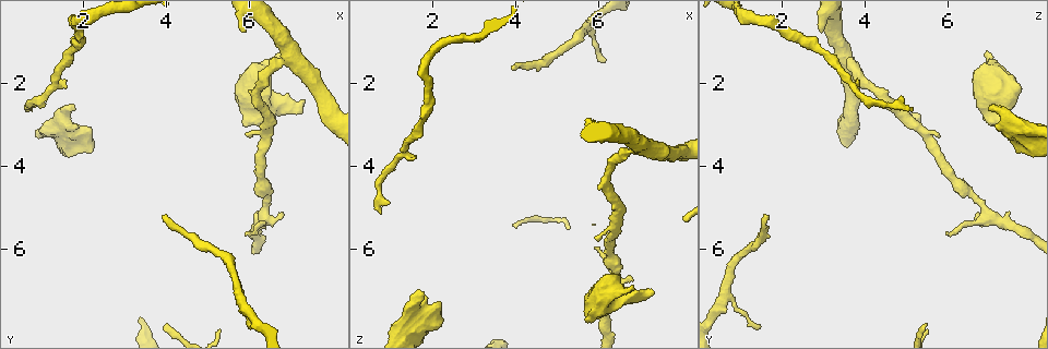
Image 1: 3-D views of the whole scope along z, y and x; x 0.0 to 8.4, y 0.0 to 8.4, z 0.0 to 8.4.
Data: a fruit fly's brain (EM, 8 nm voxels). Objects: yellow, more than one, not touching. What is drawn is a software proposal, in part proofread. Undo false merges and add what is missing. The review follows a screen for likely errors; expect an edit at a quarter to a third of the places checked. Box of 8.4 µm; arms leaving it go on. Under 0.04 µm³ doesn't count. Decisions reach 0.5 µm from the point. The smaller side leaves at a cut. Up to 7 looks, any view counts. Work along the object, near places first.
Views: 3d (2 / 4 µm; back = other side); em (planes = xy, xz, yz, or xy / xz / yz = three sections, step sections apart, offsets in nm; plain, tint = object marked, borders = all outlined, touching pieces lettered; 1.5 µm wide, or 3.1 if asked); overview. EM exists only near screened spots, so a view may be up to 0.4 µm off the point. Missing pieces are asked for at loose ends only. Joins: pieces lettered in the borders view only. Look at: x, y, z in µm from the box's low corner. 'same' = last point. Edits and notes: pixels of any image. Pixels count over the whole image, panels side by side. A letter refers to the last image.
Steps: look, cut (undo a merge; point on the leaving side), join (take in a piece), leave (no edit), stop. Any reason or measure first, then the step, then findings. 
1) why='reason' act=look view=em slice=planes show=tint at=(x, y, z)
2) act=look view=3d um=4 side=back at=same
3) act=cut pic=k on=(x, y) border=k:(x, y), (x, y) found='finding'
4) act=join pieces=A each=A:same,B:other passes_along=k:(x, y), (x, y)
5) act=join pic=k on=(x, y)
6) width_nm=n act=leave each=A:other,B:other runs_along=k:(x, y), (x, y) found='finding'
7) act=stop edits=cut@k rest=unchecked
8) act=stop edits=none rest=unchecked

why='long arm stops here' act=look view=em slice=planes show=borders at=(3.90, 5.25, 1.60)

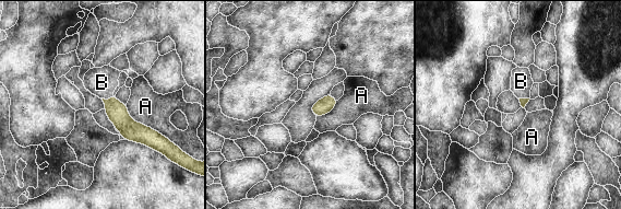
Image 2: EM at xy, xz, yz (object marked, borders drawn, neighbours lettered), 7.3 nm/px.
act=join pieces=B each=A:other,B:same passes_along=2:(117, 112), (109, 100), (102, 82) found='the cell continues'

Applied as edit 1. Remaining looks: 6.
why='see it whole again' act=look view=overview

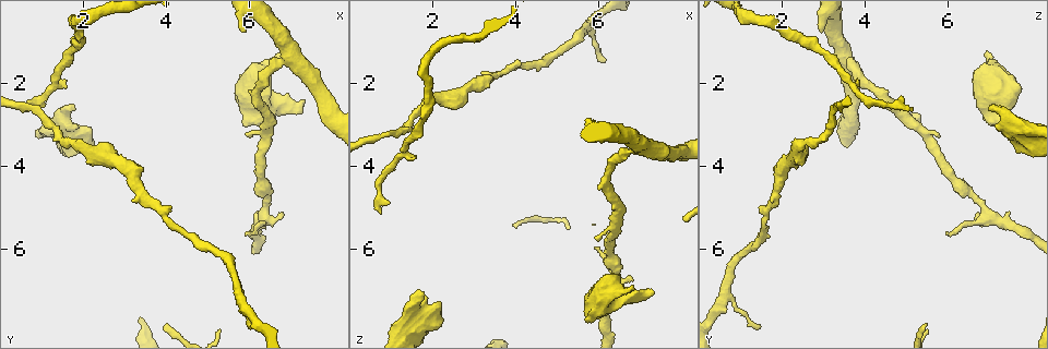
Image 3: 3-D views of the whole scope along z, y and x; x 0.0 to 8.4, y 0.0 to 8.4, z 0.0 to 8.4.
why='an open end' act=look view=3d um=4 side=back at=(6.00, 3.30, 5.85)

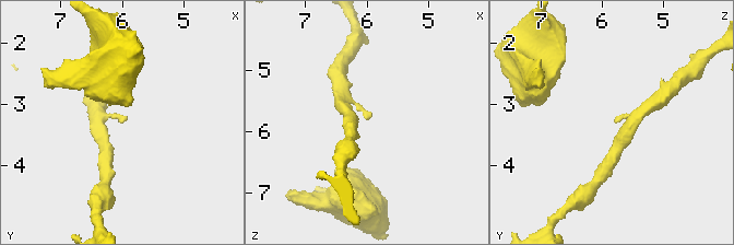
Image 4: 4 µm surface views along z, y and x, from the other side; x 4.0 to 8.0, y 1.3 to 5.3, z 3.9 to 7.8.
act=look view=em slice=planes show=borders at=(6.05, 3.25, 5.75)

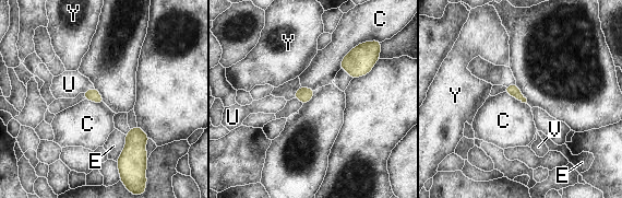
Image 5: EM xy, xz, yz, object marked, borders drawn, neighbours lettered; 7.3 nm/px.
longest_contact=C:280nm act=leave each=C:other,E:other,U:other,V:other,Y:other border=5:(366, 42), (357, 44), (339, 68) found='no lettered piece goes on from it'

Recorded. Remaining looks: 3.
why='branch stops here' act=look view=3d um=2 at=(1.65, 2.65, 7.00)

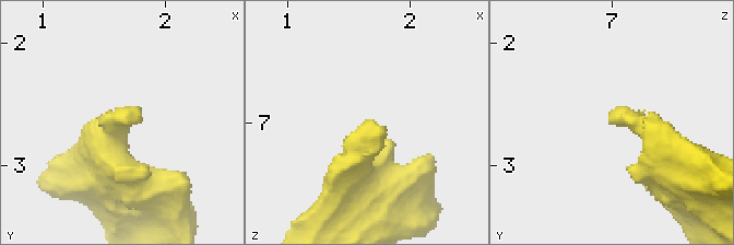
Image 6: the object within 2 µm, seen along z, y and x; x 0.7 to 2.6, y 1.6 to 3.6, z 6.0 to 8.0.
act=look view=em slice=xy step=8 show=tint at=(1.70, 2.66, 7.00)

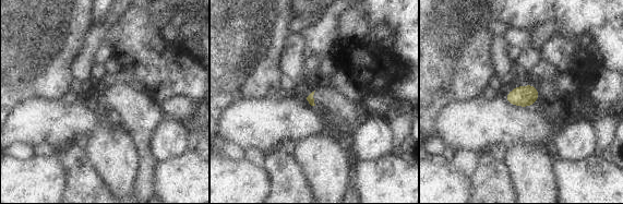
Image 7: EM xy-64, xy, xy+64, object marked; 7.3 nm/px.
act=look view=em slice=planes show=borders at=same

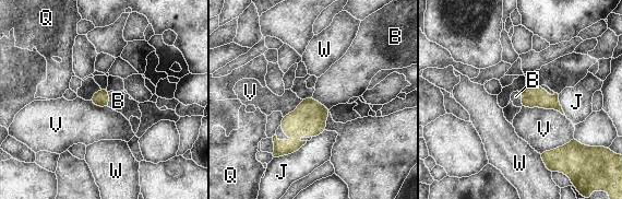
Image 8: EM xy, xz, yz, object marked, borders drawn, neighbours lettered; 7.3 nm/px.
act=join pieces=B each=B:same,J:other,Q:other,V:other,W:other passes_along=8:(309, 119), (320, 103), (344, 80) found='the cell continues'

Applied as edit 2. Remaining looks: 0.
act=stop edits=join@2,join@8 rest=unchecked

